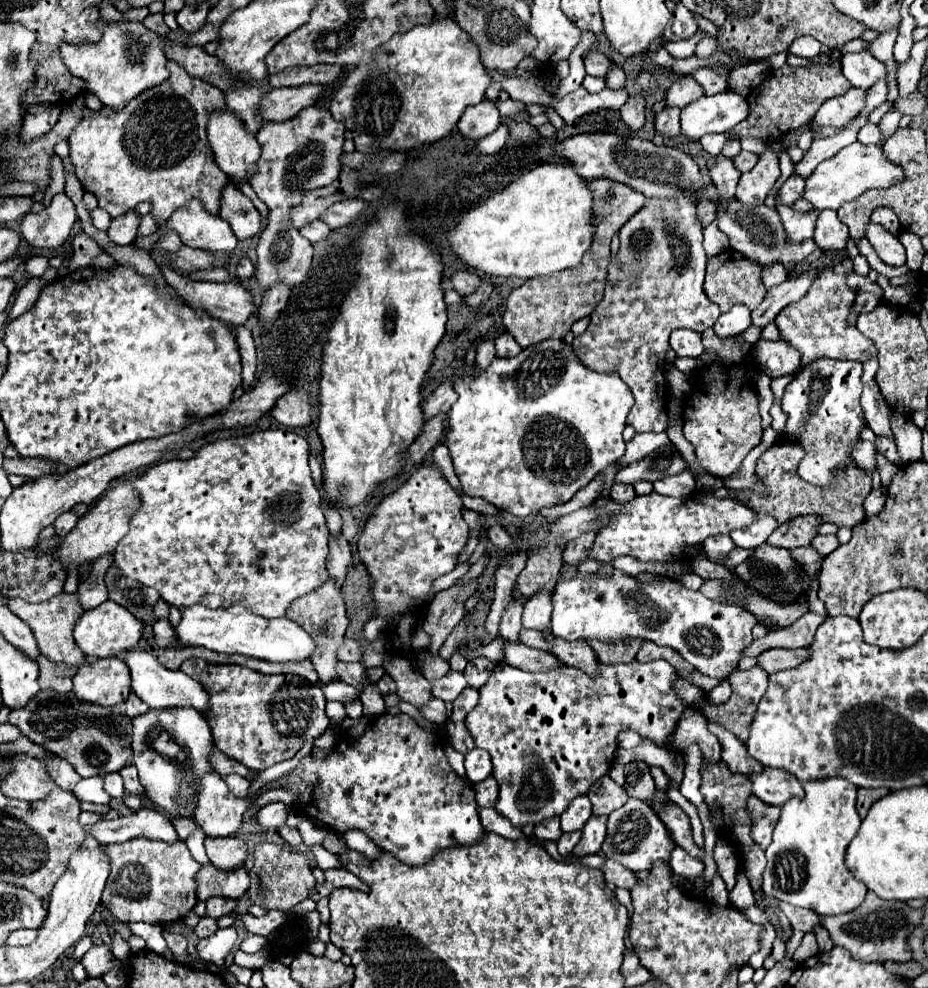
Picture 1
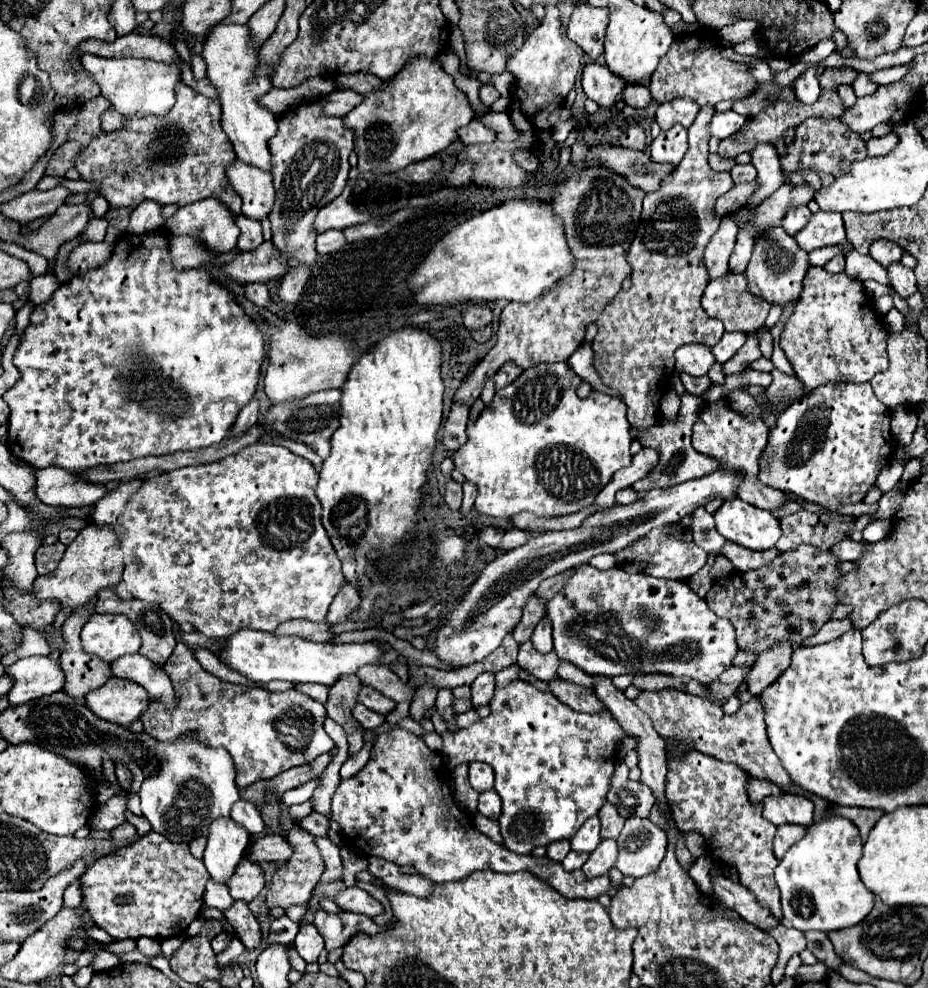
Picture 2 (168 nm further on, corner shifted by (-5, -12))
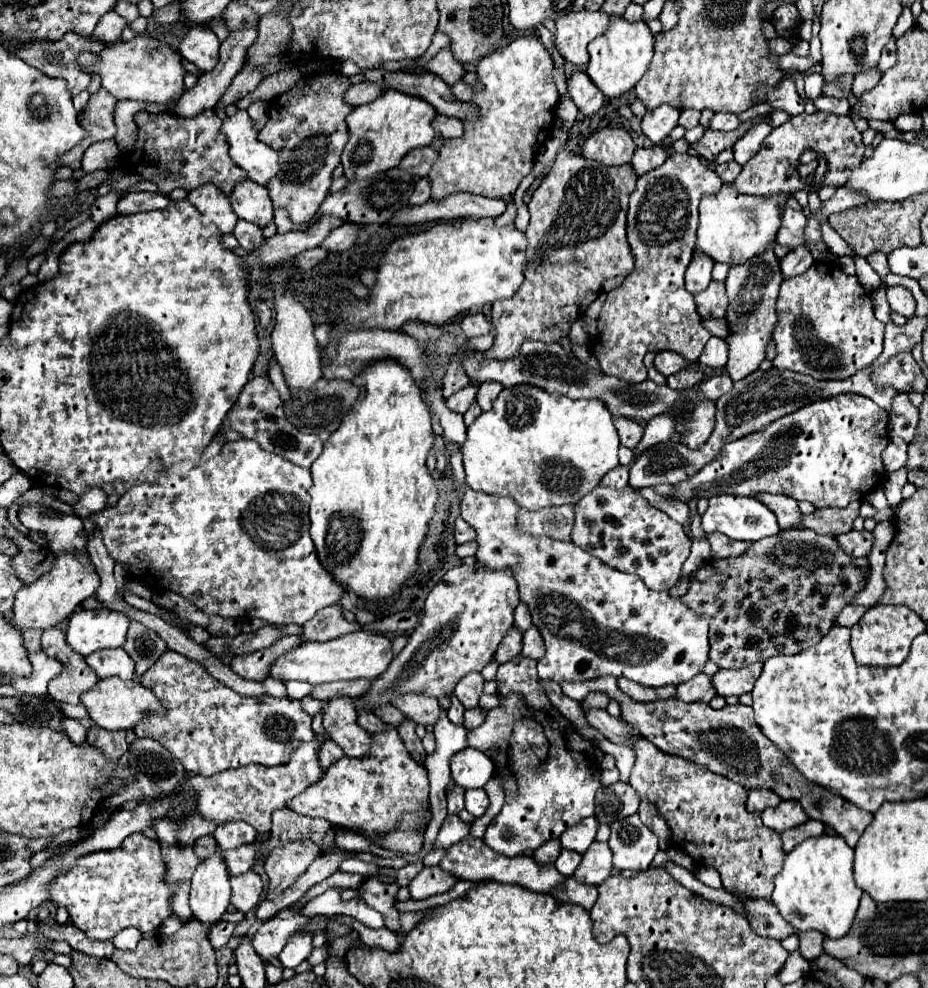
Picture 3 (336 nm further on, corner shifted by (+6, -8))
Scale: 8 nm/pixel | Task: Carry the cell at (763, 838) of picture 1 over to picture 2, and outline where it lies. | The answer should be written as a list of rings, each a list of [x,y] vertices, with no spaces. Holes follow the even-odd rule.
[[[784,824],[778,826],[776,838],[774,838],[774,856],[780,860],[784,856],[784,852],[796,844],[796,840],[800,840],[800,836],[804,836],[806,826],[796,826],[796,824]]]

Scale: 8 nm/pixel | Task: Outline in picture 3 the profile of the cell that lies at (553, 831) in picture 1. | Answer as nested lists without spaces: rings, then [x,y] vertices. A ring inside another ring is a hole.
[[[549,840],[549,842],[545,842],[541,848],[537,848],[533,856],[535,856],[535,860],[541,862],[541,864],[553,864],[553,862],[557,860],[559,852],[561,852],[559,840]]]

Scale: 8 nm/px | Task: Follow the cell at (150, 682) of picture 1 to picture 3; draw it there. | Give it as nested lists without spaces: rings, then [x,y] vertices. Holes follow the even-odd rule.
[[[123,648],[93,652],[85,660],[95,670],[95,674],[99,678],[117,676],[117,678],[129,680],[129,682],[135,680],[135,664],[133,664],[133,660],[129,658],[129,654]]]

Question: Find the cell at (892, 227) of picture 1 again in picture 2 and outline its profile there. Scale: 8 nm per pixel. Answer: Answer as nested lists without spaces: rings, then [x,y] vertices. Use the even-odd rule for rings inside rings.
[[[876,240],[870,246],[870,256],[878,264],[882,264],[884,268],[888,268],[890,264],[894,264],[894,262],[898,262],[902,258],[902,248],[898,248],[898,244],[888,242],[888,240]]]

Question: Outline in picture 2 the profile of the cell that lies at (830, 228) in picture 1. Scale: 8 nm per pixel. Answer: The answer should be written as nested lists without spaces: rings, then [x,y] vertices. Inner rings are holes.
[[[820,248],[820,250],[812,250],[810,254],[808,254],[808,262],[810,262],[810,266],[822,266],[824,268],[824,264],[830,260],[830,258],[834,258],[836,254],[842,254],[838,248]]]

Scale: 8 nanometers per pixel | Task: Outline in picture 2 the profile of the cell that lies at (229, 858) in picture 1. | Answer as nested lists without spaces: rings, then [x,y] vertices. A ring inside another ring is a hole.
[[[244,858],[238,864],[234,876],[228,882],[230,896],[234,900],[242,900],[246,904],[250,904],[262,892],[264,886],[266,886],[266,880],[264,880],[262,868],[258,864],[254,864],[254,862],[250,862],[248,858]]]

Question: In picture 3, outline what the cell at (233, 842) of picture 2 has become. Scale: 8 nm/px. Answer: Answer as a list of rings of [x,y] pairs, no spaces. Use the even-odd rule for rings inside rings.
[[[217,846],[211,856],[201,860],[191,880],[193,916],[207,926],[217,924],[229,906],[231,886],[223,850]]]

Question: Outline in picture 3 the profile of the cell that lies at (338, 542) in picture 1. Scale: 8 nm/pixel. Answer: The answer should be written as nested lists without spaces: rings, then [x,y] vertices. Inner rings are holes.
[[[333,604],[323,608],[321,612],[317,612],[317,616],[313,616],[313,620],[309,620],[303,628],[303,638],[305,640],[333,640],[341,634],[357,632],[362,630],[362,625],[357,622],[347,622],[341,606]]]

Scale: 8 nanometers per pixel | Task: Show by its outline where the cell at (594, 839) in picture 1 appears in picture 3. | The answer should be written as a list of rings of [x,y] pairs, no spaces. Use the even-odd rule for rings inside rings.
[[[595,840],[589,846],[589,850],[583,852],[583,860],[577,866],[573,878],[577,882],[583,882],[583,884],[595,884],[595,886],[599,886],[601,882],[605,882],[609,878],[611,868],[613,868],[613,864],[611,864],[609,846],[605,842],[597,842]]]

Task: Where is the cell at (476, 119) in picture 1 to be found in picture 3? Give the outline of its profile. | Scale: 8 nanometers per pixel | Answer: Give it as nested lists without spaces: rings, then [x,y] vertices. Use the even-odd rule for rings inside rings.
[[[437,116],[435,118],[435,132],[439,132],[443,138],[459,138],[465,130],[463,130],[463,122],[457,118],[449,118],[449,116]]]

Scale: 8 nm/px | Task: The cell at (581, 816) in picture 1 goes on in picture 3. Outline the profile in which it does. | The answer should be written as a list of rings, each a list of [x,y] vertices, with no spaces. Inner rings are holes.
[[[589,816],[579,824],[575,824],[573,828],[569,828],[565,834],[561,834],[559,840],[563,848],[583,854],[589,848],[589,844],[595,840],[595,832],[597,832],[597,820],[595,816]]]

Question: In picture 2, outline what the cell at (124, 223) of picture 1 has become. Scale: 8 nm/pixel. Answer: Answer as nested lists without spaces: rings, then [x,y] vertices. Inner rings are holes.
[[[144,200],[136,212],[130,216],[130,226],[128,232],[132,234],[144,234],[156,228],[162,228],[166,220],[162,218],[162,204],[156,204],[156,200]]]

